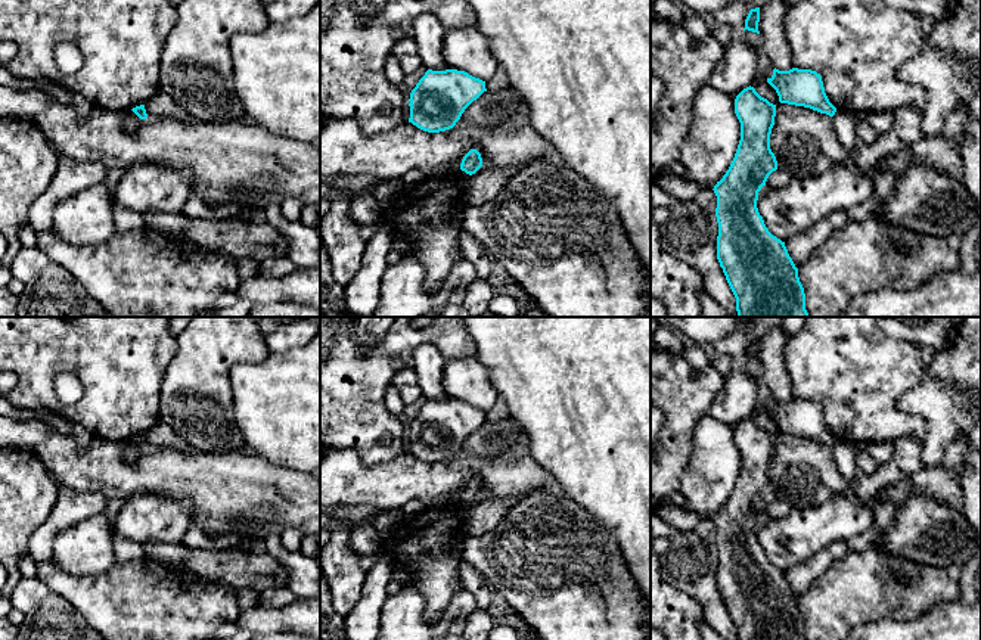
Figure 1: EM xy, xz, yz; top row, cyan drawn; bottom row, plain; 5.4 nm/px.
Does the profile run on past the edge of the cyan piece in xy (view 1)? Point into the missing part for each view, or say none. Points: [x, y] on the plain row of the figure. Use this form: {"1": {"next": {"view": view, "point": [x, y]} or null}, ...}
{"1": {"next": null}}

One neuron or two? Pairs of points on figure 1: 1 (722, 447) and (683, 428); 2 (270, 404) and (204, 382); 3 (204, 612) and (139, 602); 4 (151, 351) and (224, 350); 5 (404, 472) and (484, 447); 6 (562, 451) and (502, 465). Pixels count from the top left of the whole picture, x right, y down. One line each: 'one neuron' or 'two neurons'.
1: two neurons
2: two neurons
3: one neuron
4: two neurons
5: one neuron
6: two neurons

